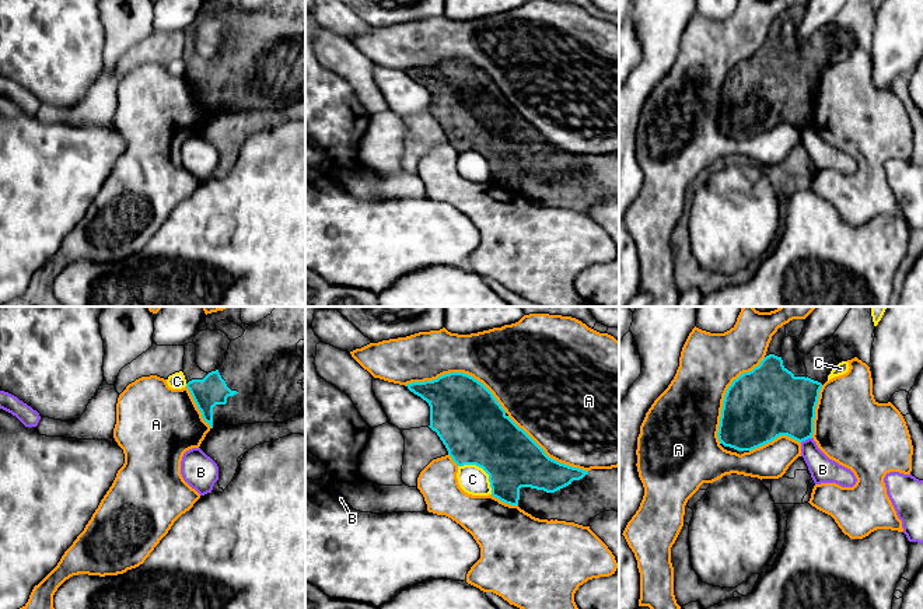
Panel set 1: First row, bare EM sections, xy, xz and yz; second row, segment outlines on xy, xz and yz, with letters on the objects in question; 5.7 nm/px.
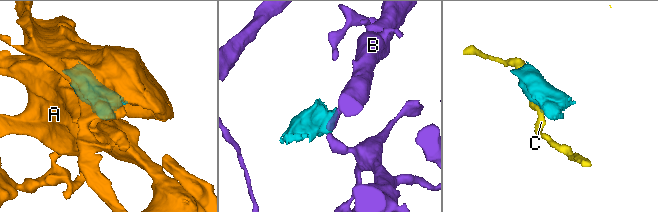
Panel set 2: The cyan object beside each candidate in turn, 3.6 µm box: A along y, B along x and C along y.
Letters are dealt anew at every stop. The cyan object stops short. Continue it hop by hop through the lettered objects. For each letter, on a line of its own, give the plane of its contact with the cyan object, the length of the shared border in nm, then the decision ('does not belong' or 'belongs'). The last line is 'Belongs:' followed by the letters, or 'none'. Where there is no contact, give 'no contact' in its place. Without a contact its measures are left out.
A: meets cyan in xz; contact 600 nm long; does not belong
B: meets cyan in yz; contact 70 nm long; does not belong
C: meets cyan in xz; contact 260 nm long; does not belong
Belongs: none

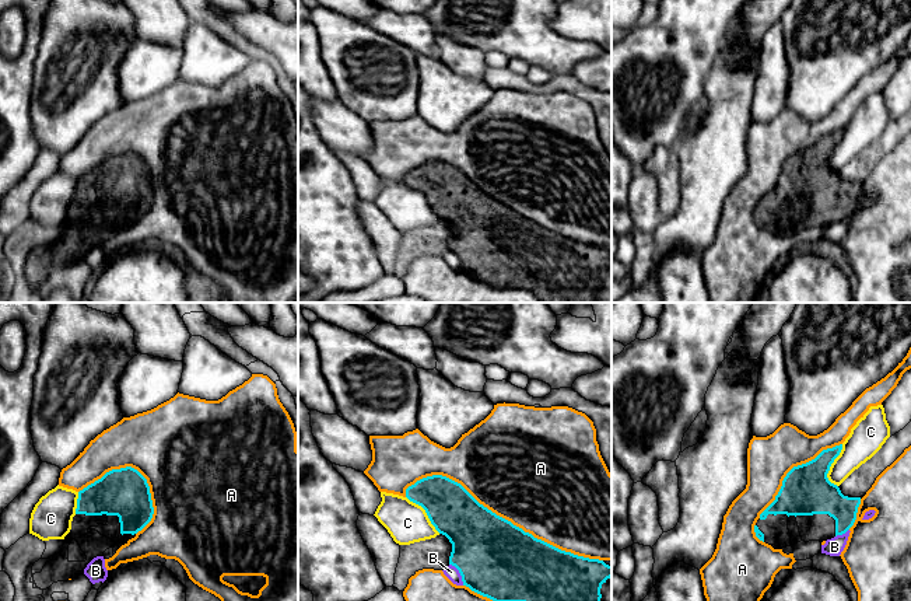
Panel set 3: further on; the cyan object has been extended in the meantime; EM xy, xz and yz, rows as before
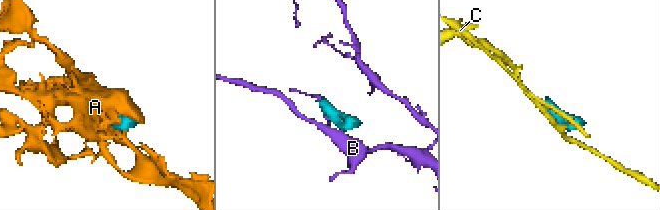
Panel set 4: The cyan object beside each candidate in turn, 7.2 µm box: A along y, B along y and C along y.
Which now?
A: meets cyan in xz; contact 1200 nm long; does not belong
B: meets cyan in xz; contact 150 nm long; does not belong
C: meets cyan in yz; contact 260 nm long; does not belong
Belongs: none

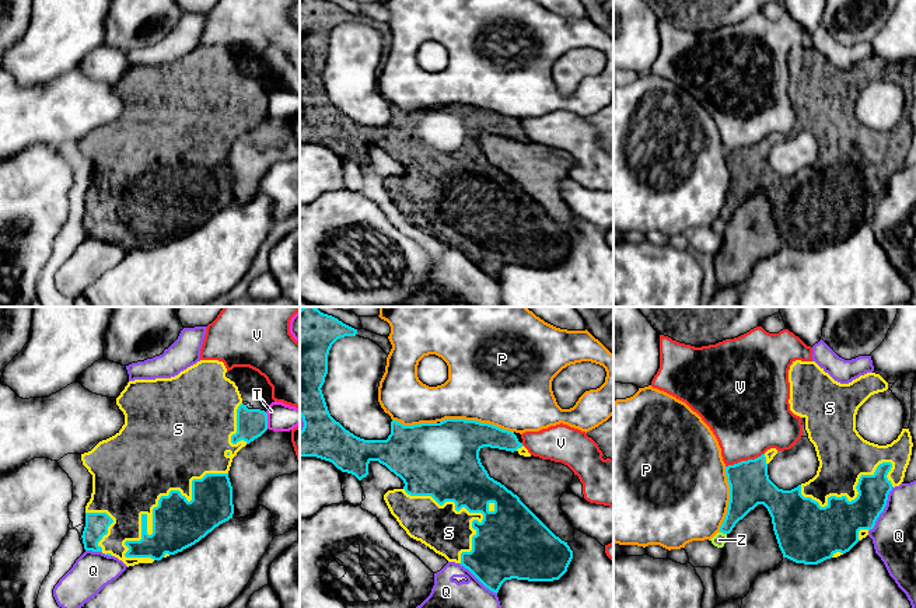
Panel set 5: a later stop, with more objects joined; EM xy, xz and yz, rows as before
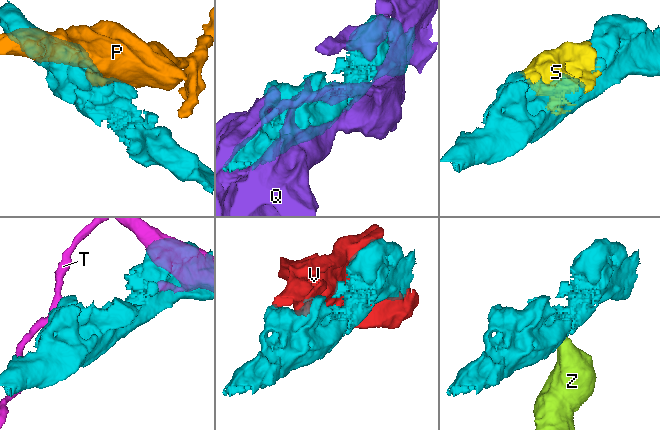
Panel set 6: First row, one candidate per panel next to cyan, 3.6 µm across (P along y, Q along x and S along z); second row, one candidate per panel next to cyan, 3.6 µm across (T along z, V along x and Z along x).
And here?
P: meets cyan in xz; contact 440 nm long; does not belong
Q: meets cyan in yz; contact 300 nm long; does not belong
S: meets cyan in xy; contact 750 nm long; belongs
T: meets cyan in xy; contact 100 nm long; does not belong
V: meets cyan in yz; contact 240 nm long; does not belong
Z: meets cyan in yz; contact 40 nm long; does not belong
Belongs: S

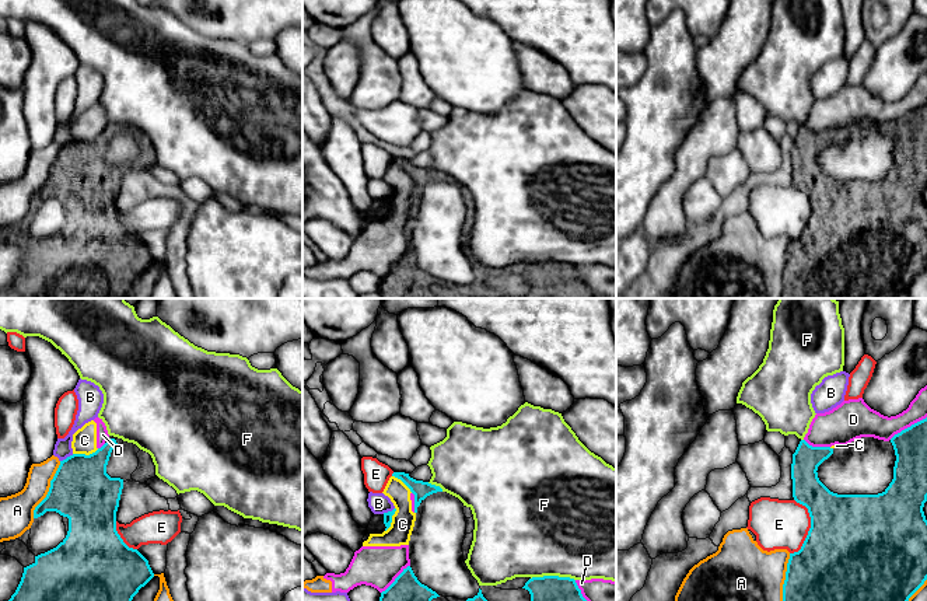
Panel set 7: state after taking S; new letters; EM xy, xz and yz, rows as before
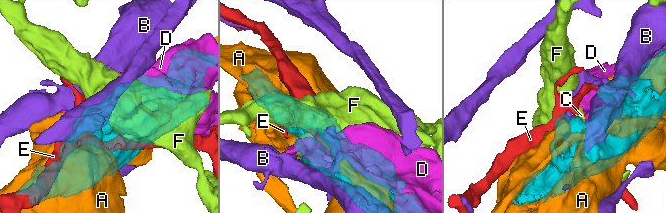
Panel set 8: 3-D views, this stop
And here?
A: meets cyan in xy; contact 360 nm long; does not belong
B: meets cyan in xy; contact 90 nm long; does not belong
C: meets cyan in xy; contact 160 nm long; does not belong
D: meets cyan in xz; contact 240 nm long; does not belong
E: meets cyan in yz; contact 320 nm long; does not belong
F: meets cyan in xz; contact 260 nm long; does not belong
Belongs: none

